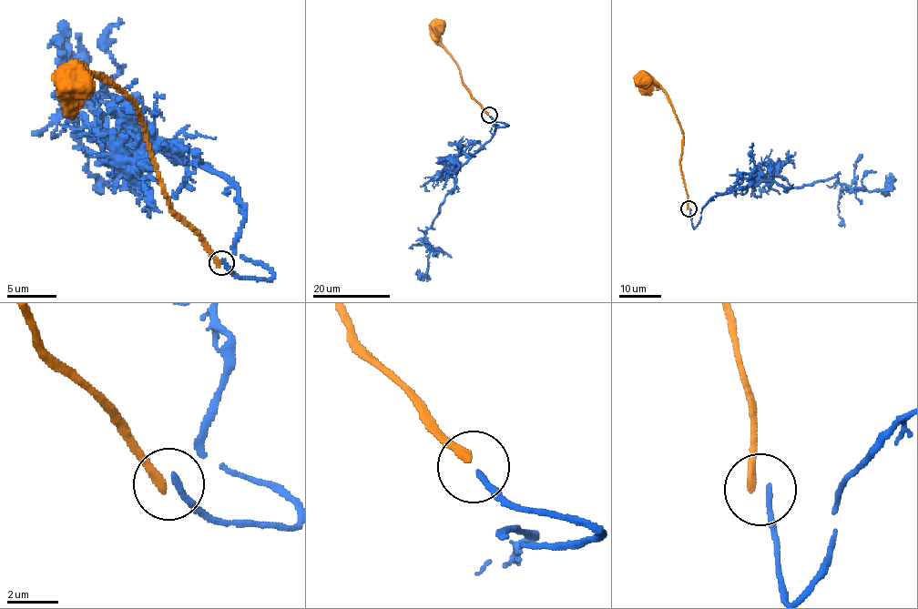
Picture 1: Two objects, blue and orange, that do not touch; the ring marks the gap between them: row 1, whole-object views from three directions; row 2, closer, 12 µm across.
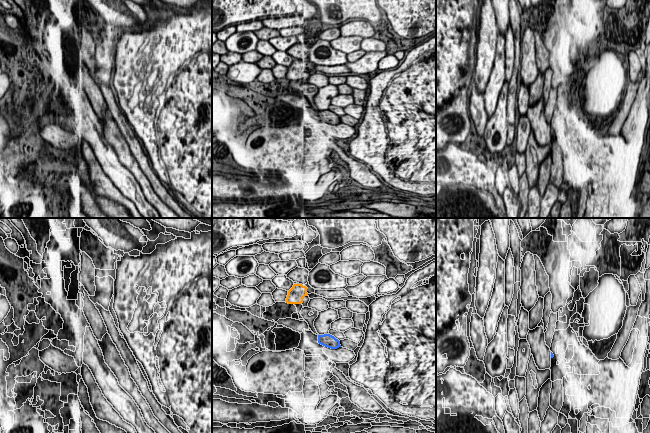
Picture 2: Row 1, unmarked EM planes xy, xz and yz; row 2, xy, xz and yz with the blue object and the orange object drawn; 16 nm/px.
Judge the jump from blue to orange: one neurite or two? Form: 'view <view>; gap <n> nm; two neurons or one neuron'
view xz; gap 600 nm; two neurons

